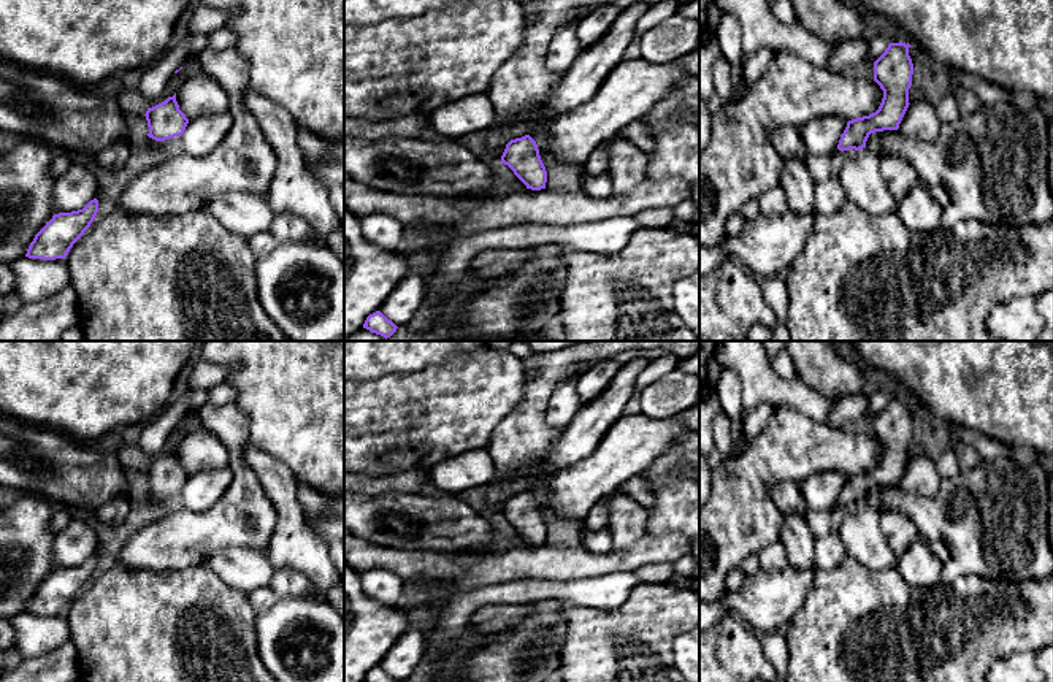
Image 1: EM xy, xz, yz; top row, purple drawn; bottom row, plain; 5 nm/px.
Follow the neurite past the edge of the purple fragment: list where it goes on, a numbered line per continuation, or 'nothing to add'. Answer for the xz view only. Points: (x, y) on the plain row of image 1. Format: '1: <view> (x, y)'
nothing to add

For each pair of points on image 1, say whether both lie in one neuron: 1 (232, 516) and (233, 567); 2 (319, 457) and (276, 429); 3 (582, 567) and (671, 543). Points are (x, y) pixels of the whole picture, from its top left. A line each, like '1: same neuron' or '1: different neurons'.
1: different neurons
2: same neuron
3: same neuron

